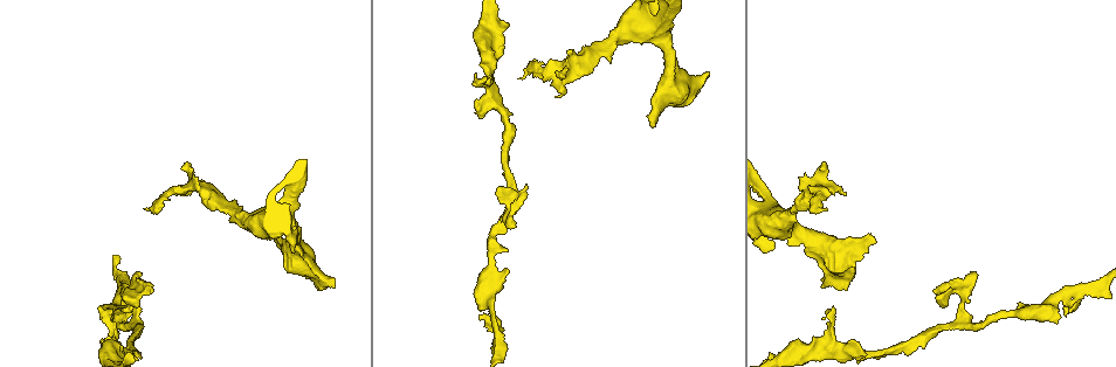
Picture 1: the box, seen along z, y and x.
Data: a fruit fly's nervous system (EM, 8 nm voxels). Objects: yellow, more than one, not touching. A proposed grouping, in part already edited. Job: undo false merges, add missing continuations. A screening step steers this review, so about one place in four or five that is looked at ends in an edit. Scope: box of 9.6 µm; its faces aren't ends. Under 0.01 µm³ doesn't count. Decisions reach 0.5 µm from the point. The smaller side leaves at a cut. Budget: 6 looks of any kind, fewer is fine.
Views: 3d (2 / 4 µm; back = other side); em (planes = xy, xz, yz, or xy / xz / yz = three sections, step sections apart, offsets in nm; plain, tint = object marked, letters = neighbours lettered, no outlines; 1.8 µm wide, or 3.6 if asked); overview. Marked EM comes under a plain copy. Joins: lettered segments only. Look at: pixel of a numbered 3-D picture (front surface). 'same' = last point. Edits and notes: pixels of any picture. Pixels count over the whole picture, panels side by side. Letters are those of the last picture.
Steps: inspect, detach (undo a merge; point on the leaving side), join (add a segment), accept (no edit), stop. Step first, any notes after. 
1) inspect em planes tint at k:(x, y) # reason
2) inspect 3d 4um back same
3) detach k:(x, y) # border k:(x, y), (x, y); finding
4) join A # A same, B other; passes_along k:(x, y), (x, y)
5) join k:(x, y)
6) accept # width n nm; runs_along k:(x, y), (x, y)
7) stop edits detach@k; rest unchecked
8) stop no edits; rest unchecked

inspect em 3.6um yz step 4 letters at 1:(503, 20) # stops while still wide

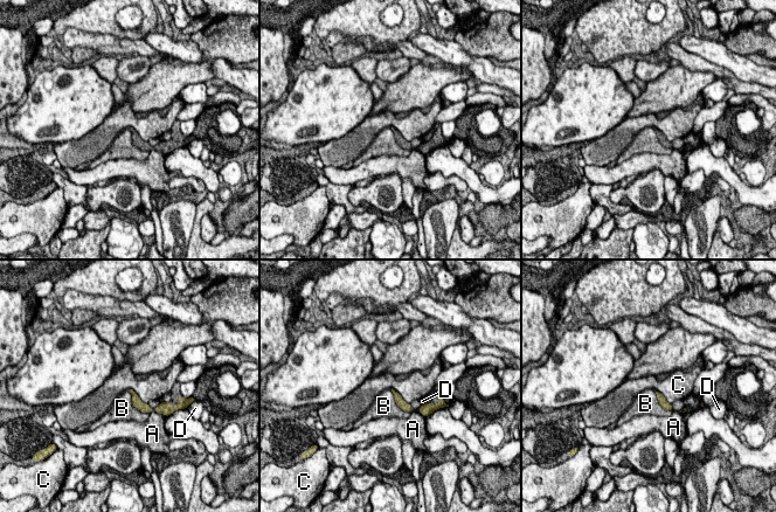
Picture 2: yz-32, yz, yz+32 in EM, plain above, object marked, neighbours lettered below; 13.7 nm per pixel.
accept # A other, B other, C other, D other; none of them fits

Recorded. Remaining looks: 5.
inspect em planes letters at 1:(848, 342) # branch stops here

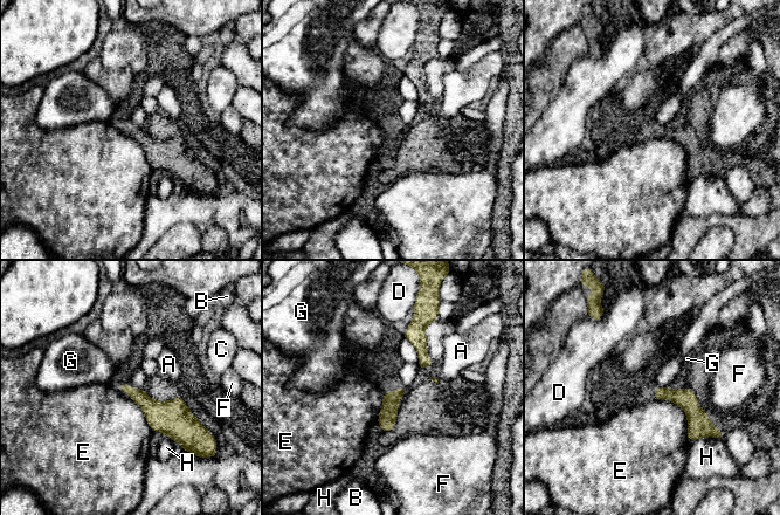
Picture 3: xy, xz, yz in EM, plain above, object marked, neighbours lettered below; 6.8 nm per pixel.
accept # A other, B other, C other, D other, E other, F other, G other, H other; border 3:(655, 399), (684, 411), (689, 441); none of them fits

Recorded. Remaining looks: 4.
inspect em xy step 4 letters at 1:(874, 238)

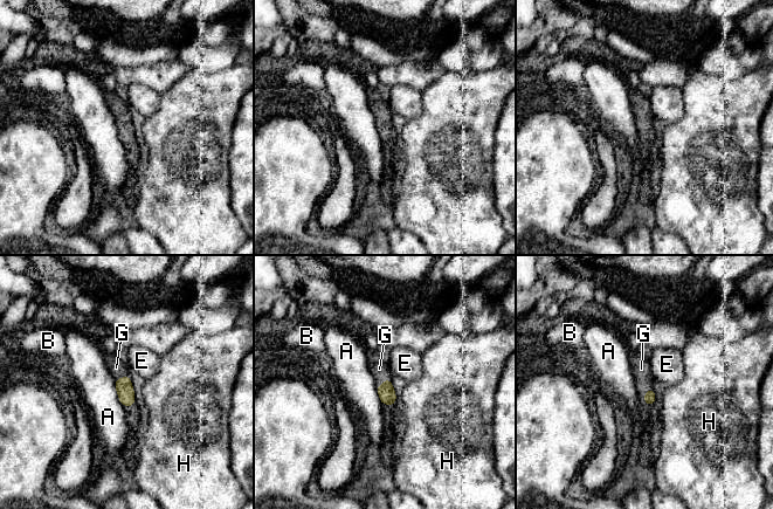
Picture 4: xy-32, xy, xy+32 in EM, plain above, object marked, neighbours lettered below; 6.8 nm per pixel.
inspect em planes letters same

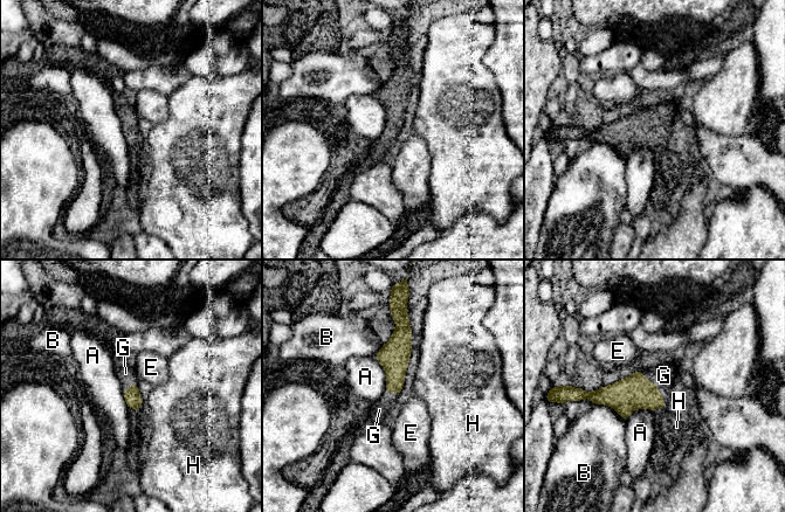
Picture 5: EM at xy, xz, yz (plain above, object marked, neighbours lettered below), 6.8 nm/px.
join G # longest_contact G 300 nm; A other, B other, E other, G same, H other; passes_along 5:(633, 392), (655, 385), (663, 375); the neuron continues

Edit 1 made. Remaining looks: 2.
stop edits join@5; rest unchecked

